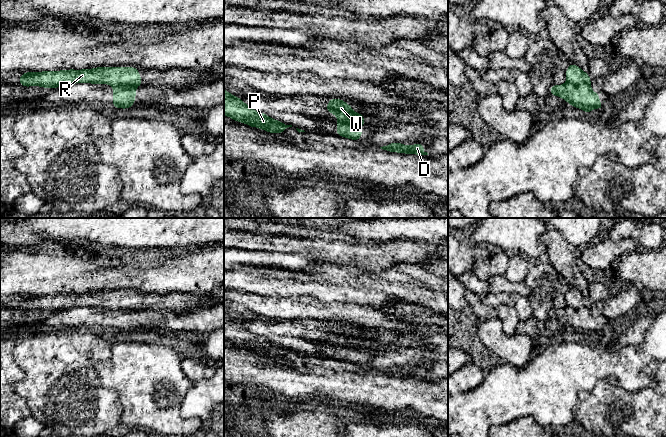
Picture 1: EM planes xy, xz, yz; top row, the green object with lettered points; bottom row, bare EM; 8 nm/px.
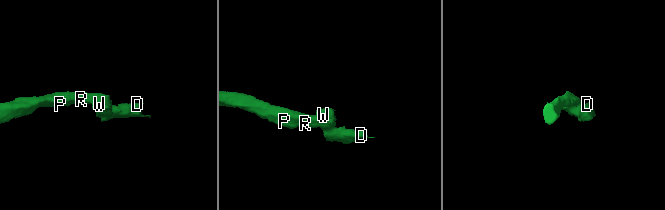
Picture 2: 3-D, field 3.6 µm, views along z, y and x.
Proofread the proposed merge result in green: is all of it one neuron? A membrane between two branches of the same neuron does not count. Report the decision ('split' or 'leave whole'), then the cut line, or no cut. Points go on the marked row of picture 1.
split; cut yz (567, 82), (572, 84), (589, 84)

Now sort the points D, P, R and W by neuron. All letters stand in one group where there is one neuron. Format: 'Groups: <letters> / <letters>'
Groups: D W / P R

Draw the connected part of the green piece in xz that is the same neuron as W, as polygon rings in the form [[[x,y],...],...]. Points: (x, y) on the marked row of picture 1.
[[[329,99],[327,112],[333,113],[342,122],[337,126],[337,136],[359,141],[363,131],[356,123],[364,121],[365,118],[363,115],[353,112],[352,105],[347,105],[342,99]]]

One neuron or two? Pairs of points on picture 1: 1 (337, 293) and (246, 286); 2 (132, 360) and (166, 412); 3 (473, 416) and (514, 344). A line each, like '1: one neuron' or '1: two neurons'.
1: one neuron
2: one neuron
3: two neurons

